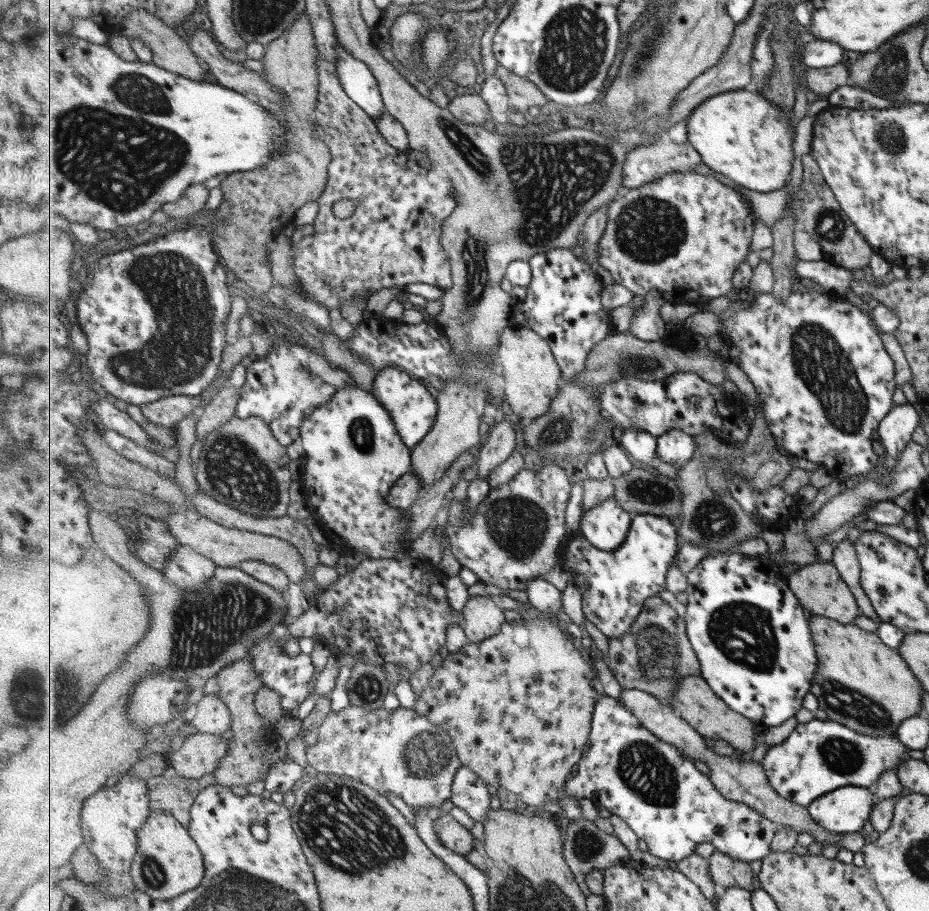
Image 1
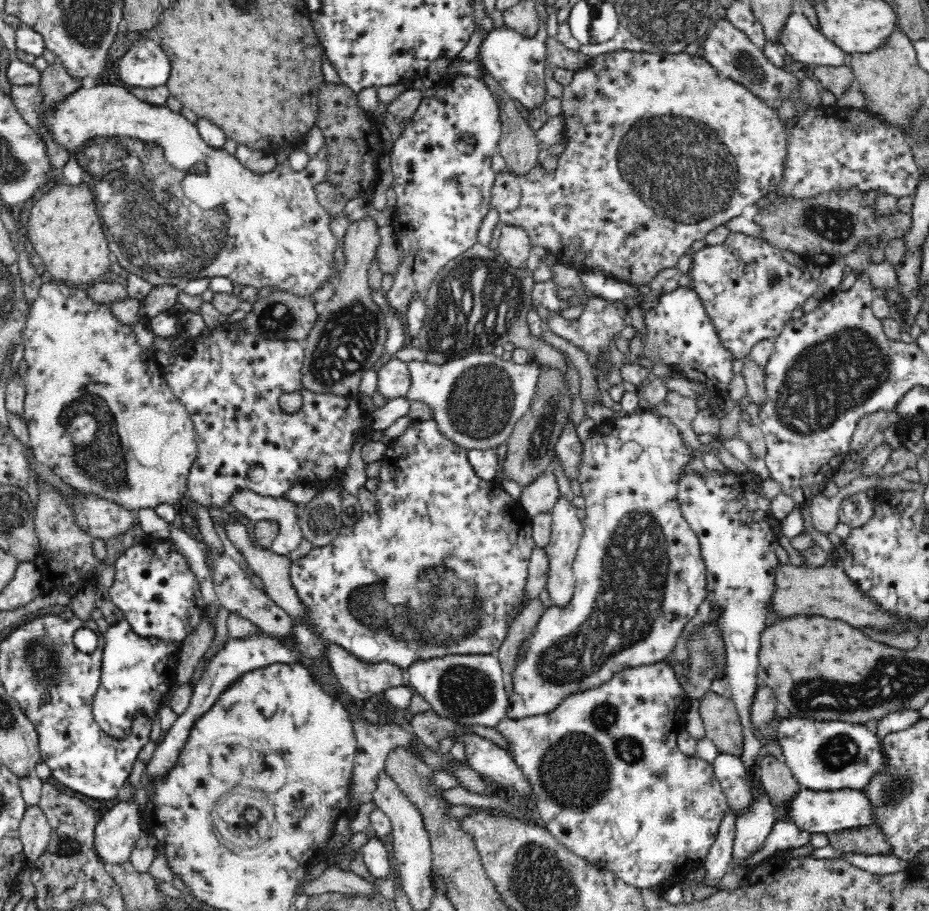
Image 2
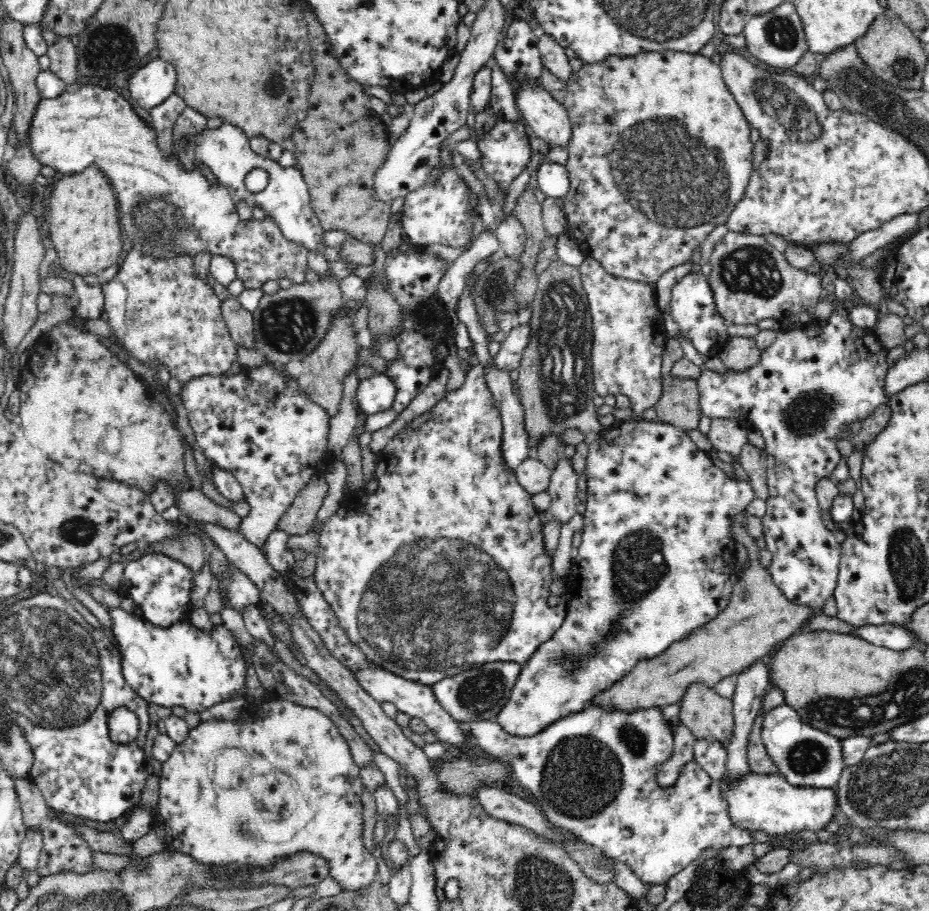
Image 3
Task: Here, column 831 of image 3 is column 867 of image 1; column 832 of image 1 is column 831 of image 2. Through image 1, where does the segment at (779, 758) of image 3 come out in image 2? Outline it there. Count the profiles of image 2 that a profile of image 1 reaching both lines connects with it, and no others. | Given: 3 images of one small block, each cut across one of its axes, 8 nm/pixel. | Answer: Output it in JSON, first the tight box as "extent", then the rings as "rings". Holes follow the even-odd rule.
{"extent":[778,717,888,791],"rings":[[[797,717],[782,718],[778,722],[778,743],[794,779],[801,788],[809,791],[838,791],[851,789],[861,791],[875,774],[880,774],[888,766],[884,746],[875,736],[871,727],[844,722],[816,722]]]}

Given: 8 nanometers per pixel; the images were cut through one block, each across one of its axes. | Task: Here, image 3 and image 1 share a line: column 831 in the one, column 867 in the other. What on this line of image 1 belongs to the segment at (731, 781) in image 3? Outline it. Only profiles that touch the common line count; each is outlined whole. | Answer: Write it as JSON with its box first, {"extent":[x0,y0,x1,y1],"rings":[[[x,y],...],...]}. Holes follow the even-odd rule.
{"extent":[806,785,875,834],"rings":[[[852,785],[827,792],[820,799],[807,804],[806,807],[810,819],[822,829],[830,833],[845,834],[857,832],[862,827],[868,827],[867,818],[869,818],[869,812],[871,812],[874,803],[875,799],[872,789]]]}

